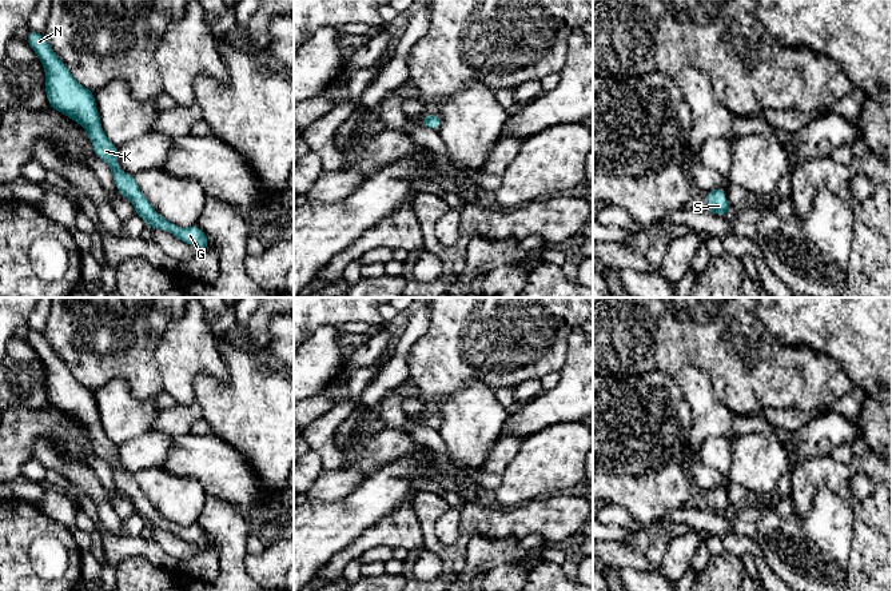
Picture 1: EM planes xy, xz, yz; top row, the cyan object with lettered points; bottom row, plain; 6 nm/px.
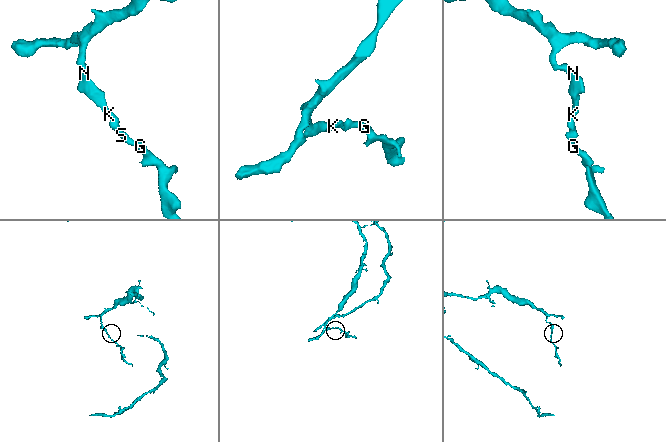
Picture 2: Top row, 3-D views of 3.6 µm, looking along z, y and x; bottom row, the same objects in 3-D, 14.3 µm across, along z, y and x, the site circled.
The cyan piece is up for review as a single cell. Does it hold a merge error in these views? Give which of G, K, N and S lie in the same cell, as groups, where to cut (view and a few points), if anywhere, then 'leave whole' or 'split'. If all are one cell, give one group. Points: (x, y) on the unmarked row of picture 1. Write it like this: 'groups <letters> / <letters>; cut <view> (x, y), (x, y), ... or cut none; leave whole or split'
groups G K N S; cut none; leave whole

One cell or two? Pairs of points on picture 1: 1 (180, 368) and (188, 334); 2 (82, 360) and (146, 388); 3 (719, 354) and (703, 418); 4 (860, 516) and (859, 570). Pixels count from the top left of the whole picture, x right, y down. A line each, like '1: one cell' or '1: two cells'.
1: one cell
2: one cell
3: two cells
4: one cell

